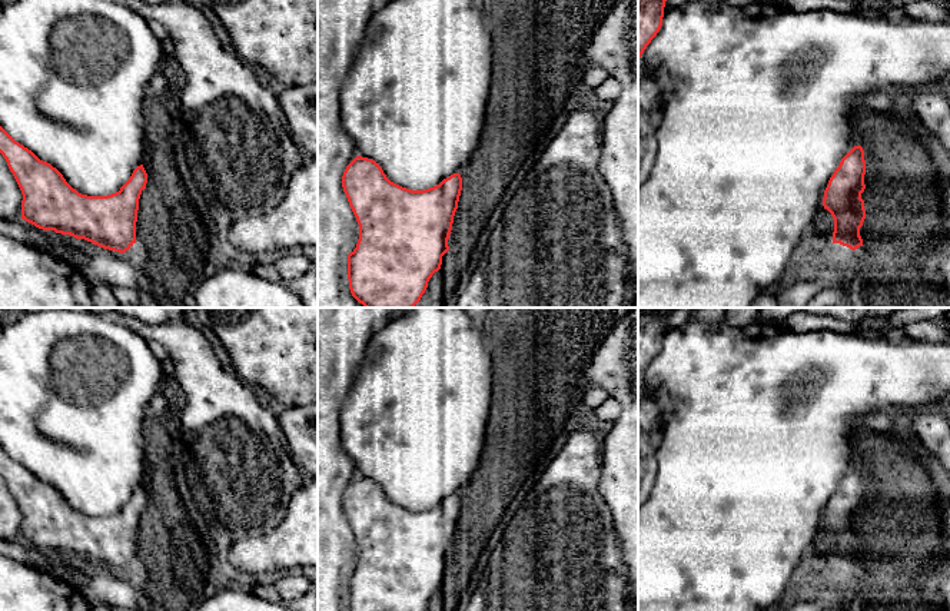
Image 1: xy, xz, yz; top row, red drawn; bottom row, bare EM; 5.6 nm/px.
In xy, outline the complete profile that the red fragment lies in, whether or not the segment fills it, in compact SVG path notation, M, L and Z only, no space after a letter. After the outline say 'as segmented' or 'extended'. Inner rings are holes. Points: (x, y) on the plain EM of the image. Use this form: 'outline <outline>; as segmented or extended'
outline M1 446L0 474L21 511L21 539L26 542L119 574L136 564L139 519L147 504L143 485L133 491L119 512L87 517L73 509L56 488L40 481Z; as segmented

